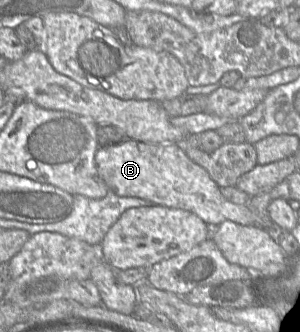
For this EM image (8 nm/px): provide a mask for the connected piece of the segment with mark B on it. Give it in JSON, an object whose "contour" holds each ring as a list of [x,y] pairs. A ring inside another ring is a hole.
{"contour":[[[124,139],[118,144],[99,147],[95,154],[98,175],[109,190],[120,197],[136,197],[155,205],[192,212],[206,224],[230,220],[255,225],[255,215],[246,204],[234,204],[221,194],[208,172],[193,162],[177,143],[145,143]]]}

